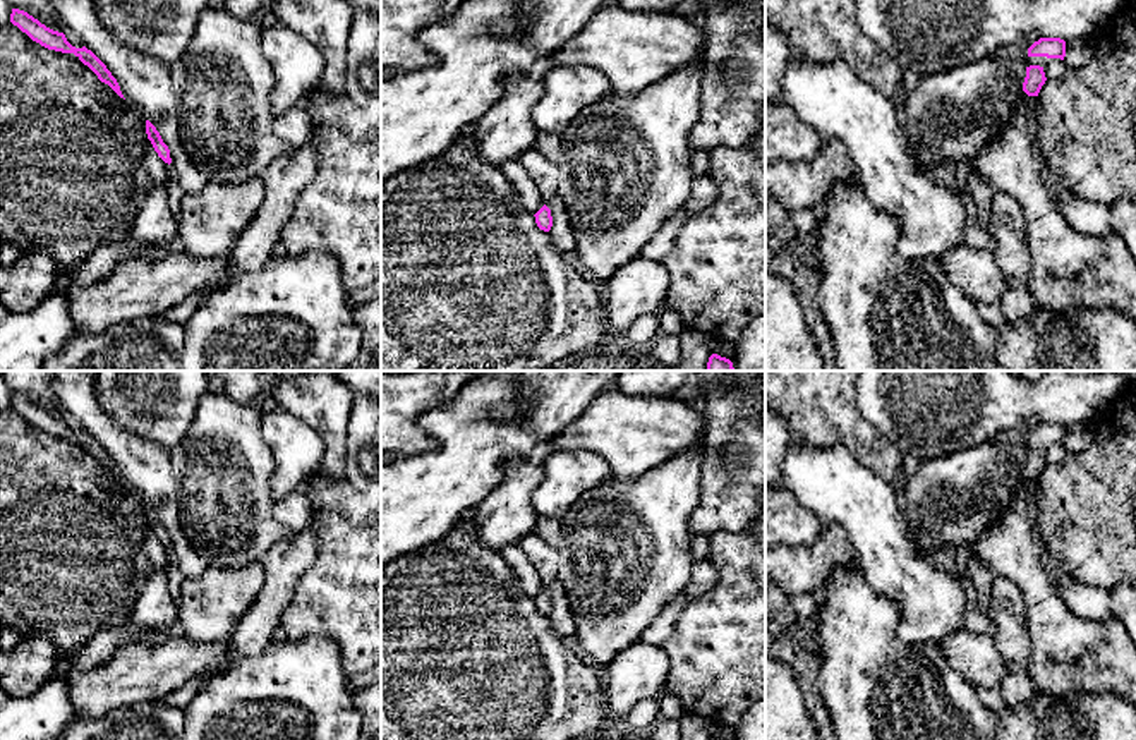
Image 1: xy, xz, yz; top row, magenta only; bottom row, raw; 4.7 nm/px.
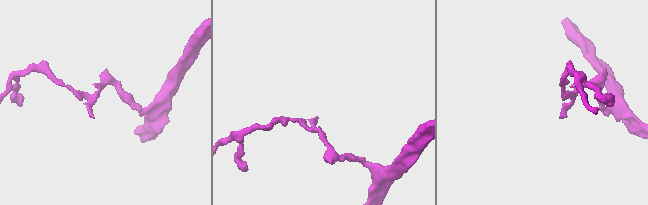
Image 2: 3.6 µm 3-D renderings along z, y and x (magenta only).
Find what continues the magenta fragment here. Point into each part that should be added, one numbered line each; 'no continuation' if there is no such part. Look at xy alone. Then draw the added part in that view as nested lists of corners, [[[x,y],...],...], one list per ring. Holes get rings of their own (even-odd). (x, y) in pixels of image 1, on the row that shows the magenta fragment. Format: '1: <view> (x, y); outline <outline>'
no continuation

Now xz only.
no continuation

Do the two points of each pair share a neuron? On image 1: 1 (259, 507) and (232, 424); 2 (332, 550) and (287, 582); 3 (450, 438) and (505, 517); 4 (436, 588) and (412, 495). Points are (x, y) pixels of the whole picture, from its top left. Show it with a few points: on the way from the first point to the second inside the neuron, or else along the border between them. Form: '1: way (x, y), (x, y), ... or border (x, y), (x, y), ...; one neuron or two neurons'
1: way (241, 486), (232, 478), (232, 445); one neuron
2: border (316, 526), (316, 558), (301, 574), (290, 601); two neurons
3: border (512, 460), (501, 469), (496, 486), (460, 521); two neurons
4: border (455, 526), (440, 538), (398, 557); two neurons

